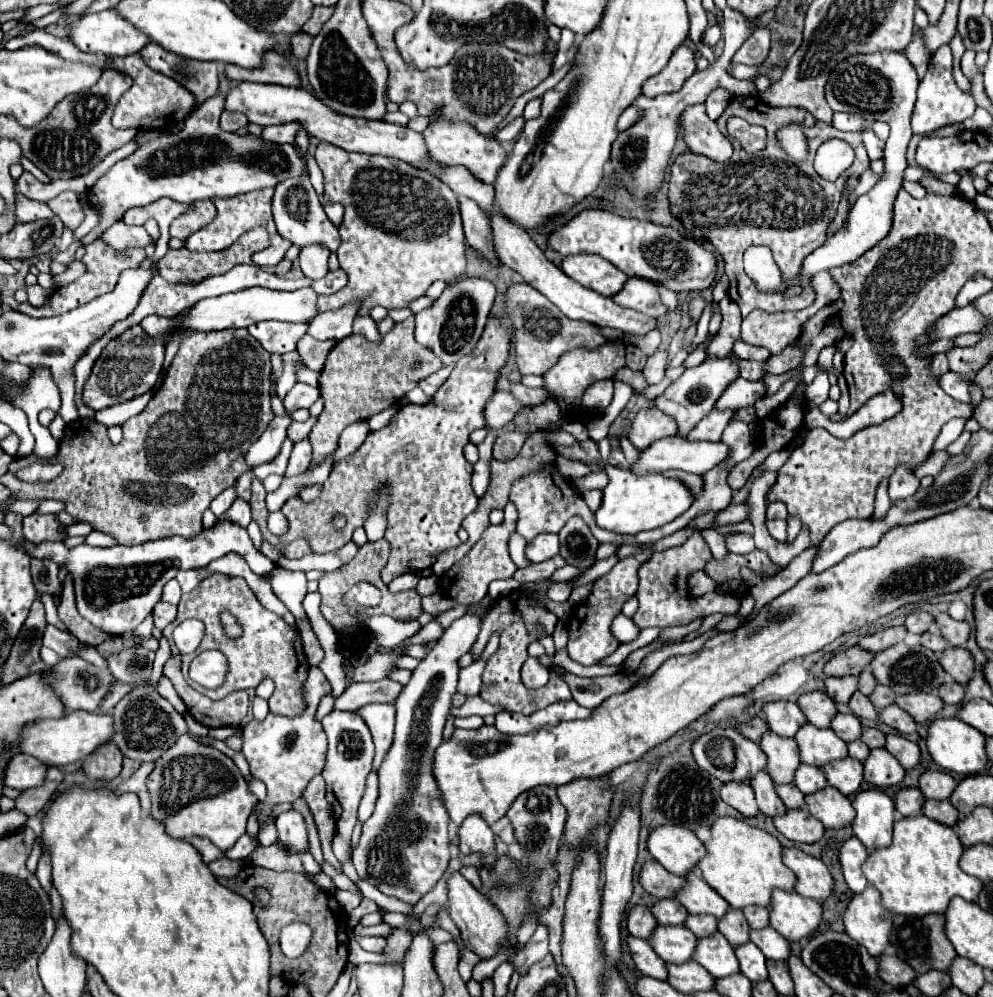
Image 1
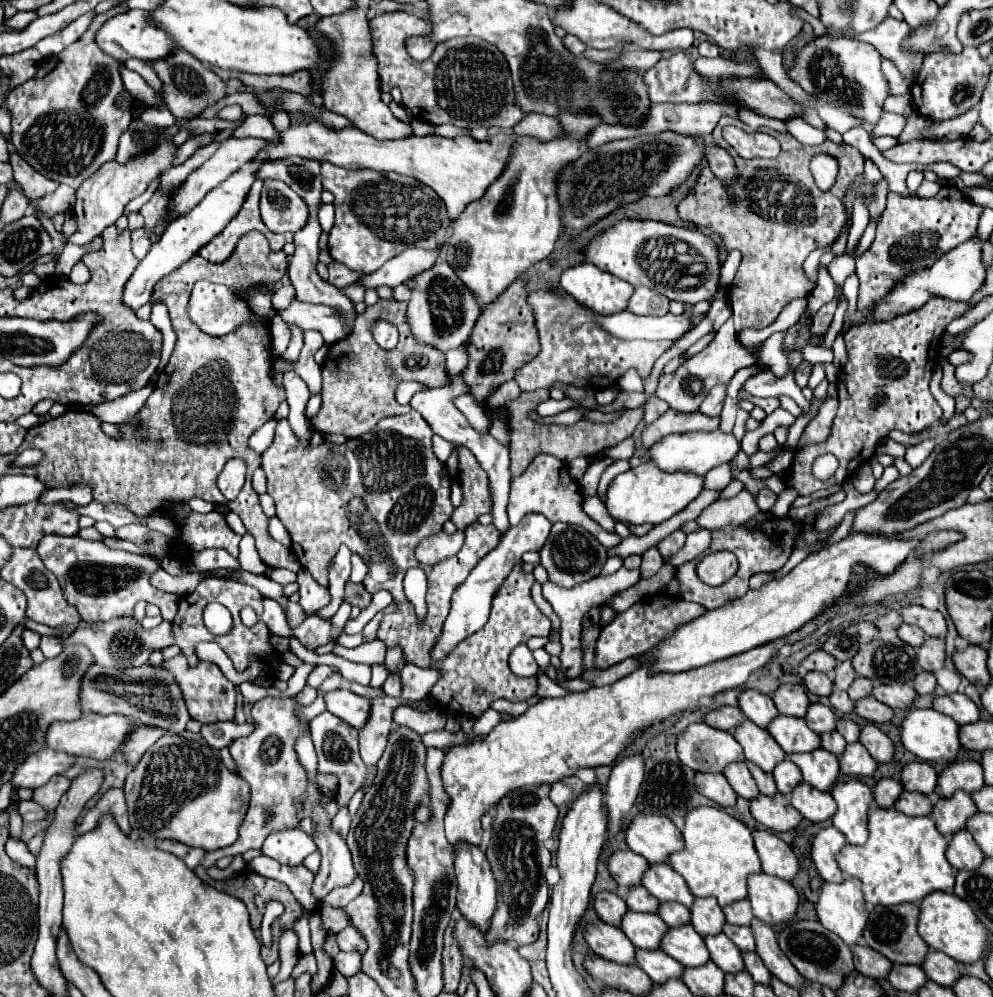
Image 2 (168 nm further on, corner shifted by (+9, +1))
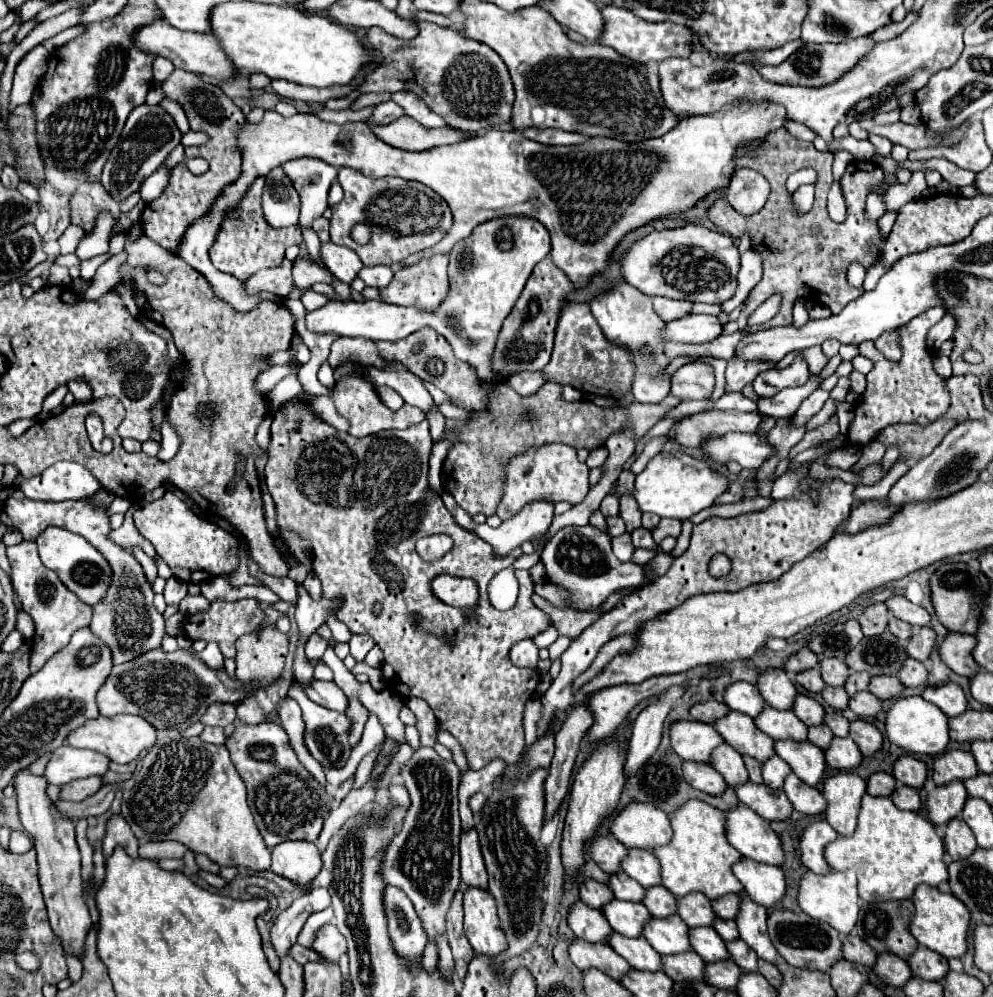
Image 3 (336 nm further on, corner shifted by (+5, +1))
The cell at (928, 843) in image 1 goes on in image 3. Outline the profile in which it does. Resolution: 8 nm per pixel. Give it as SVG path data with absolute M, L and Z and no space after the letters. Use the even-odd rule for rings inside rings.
M868 793L860 803L856 831L850 837L836 837L824 847L824 859L832 869L856 871L858 895L868 903L908 899L920 883L936 887L948 881L942 855L944 843L930 821L914 811L898 809L890 797L872 797Z

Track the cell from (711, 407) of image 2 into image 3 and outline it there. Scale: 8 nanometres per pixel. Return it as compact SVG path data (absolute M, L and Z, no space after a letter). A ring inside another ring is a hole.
M732 357L726 369L726 391L740 391L744 385L752 383L758 373L772 369L774 361L744 361L740 357Z

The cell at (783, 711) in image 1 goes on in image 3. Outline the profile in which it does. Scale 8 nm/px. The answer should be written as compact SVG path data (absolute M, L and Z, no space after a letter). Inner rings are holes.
M738 681L738 683L732 683L726 687L724 703L732 711L740 711L740 713L746 713L750 717L756 717L766 705L764 699L760 697L758 689L750 683L744 683L744 681Z

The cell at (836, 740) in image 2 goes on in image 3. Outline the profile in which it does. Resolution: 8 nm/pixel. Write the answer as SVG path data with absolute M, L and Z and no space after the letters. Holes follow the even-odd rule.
M816 725L816 727L808 727L808 741L810 743L814 743L816 747L820 747L820 749L826 749L828 745L830 745L830 741L832 741L832 731L828 729L828 727L824 727L824 725Z

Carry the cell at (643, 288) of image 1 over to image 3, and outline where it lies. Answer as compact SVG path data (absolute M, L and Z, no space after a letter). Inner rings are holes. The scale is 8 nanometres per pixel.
M654 297L652 303L654 303L656 313L660 317L664 317L664 321L674 321L674 319L686 317L692 311L690 301L674 301L674 299L666 299L666 297Z

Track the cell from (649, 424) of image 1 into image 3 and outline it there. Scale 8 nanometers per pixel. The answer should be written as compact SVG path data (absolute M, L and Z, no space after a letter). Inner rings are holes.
M706 411L692 417L686 417L682 423L674 425L674 443L682 447L700 447L704 437L720 437L724 433L758 433L764 415L760 411L740 413L740 411Z

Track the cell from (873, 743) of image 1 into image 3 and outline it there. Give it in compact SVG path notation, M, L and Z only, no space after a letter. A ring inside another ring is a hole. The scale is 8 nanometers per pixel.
M828 711L824 715L824 725L828 725L836 737L848 737L850 721L840 711Z

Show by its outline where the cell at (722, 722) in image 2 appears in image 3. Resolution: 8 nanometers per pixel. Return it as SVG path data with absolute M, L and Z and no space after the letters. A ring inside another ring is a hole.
M706 701L706 703L696 703L690 707L690 715L694 721L700 723L714 723L718 717L724 717L730 709L724 703L718 701Z

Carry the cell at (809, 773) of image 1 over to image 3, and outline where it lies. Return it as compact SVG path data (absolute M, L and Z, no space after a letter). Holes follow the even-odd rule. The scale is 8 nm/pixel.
M772 755L770 759L766 759L762 763L762 779L770 789L782 789L784 785L784 777L790 773L792 769L788 769L788 763L782 761L780 757Z

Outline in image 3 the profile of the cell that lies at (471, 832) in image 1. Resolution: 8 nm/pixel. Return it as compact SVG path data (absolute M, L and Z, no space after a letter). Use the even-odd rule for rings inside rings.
M478 887L464 893L464 933L478 955L498 957L508 949L500 919L496 915L494 897Z

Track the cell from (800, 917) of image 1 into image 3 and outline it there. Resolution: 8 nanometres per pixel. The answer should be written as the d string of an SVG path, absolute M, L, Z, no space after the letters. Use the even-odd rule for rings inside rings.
M742 857L732 865L732 873L744 885L752 901L764 907L774 907L786 891L784 873L776 865L760 865L758 861Z

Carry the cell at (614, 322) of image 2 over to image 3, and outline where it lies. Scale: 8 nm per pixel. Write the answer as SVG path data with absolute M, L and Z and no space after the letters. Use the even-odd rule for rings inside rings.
M686 315L678 321L670 321L664 337L678 343L708 343L722 333L722 323L714 315Z

